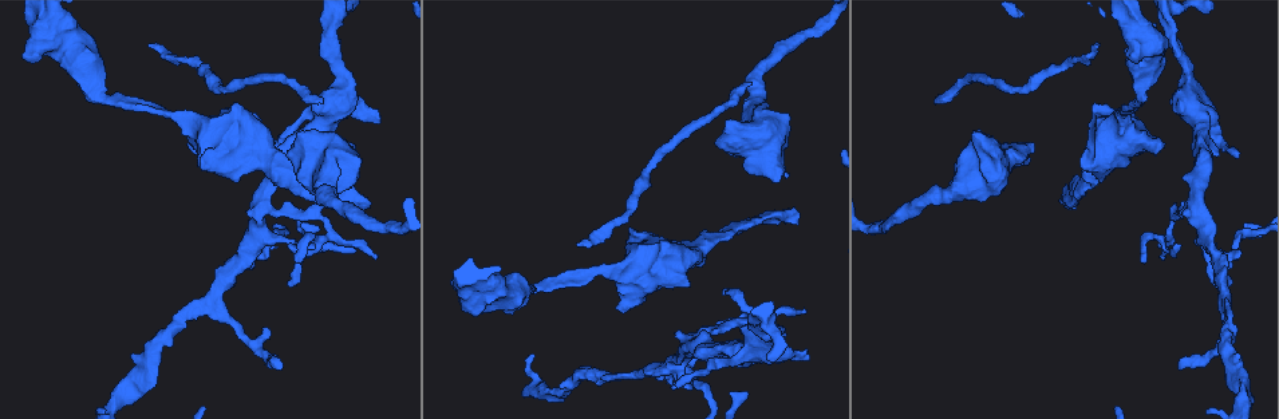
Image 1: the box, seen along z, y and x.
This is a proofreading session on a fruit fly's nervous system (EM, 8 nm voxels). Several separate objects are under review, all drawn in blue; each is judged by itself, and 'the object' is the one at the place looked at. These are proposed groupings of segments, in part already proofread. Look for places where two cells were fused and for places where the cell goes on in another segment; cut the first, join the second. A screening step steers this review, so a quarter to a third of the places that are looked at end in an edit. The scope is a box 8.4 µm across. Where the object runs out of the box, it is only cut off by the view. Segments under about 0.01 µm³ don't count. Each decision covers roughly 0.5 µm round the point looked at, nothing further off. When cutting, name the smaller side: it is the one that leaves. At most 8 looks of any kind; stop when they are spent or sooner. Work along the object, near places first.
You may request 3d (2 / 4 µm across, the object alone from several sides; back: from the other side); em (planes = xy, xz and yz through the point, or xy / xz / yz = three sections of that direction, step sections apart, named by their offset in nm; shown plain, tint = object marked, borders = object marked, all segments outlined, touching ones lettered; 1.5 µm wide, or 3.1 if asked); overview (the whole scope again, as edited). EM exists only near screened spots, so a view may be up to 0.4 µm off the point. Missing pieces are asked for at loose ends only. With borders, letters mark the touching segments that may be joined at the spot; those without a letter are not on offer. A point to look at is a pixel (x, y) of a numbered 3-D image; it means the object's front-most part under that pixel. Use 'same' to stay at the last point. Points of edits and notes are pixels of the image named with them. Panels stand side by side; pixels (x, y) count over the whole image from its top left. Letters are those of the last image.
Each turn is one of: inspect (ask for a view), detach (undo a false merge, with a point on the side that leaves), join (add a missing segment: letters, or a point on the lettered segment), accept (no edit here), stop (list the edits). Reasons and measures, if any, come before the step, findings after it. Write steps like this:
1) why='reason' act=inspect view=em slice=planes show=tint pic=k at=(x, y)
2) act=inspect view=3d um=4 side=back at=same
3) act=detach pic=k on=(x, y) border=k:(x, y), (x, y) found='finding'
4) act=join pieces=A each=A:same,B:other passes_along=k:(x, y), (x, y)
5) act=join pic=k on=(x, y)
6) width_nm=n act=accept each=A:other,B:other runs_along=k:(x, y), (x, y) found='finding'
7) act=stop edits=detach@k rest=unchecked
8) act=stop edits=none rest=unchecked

act=inspect view=3d um=2 pic=1 at=(616, 305)

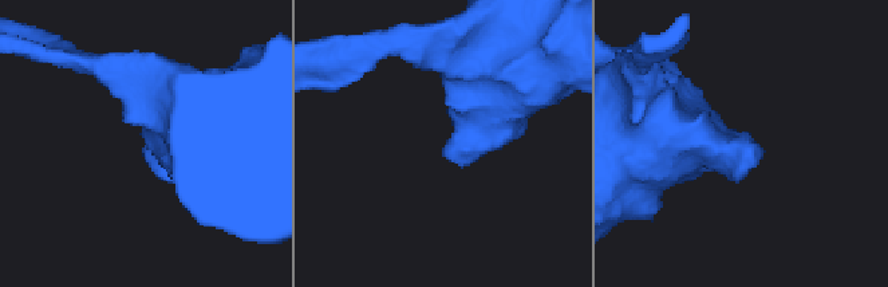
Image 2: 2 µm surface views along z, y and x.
act=inspect view=em slice=planes show=borders pic=2 at=(145, 159)

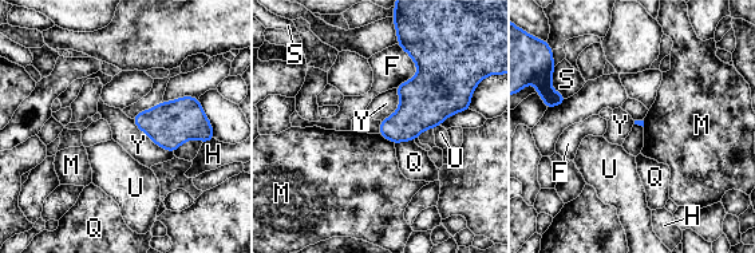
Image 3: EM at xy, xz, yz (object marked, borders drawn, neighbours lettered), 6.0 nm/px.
act=accept each=F:other,H:other,M:other,Q:other,S:other,U:other,Y:other border=3:(131, 119), (158, 146), (173, 154) found='none of them fits'

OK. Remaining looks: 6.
why='tapers out' act=inspect view=3d um=4 pic=1 at=(266, 327)

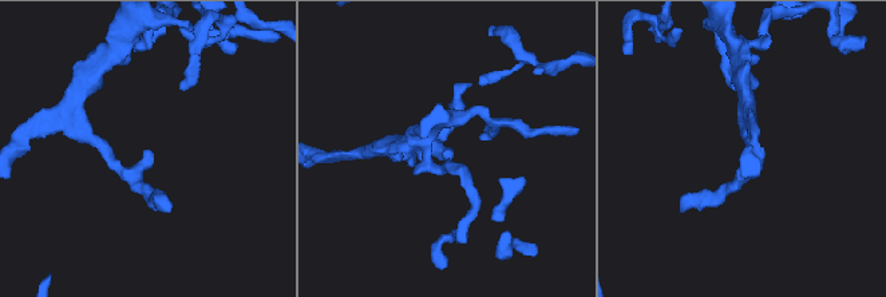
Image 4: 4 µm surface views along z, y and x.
arm_widths_nm=170,180 why='shape alone is not enough' act=inspect view=em slice=xy step=8 show=tint pic=4 at=(445, 156)

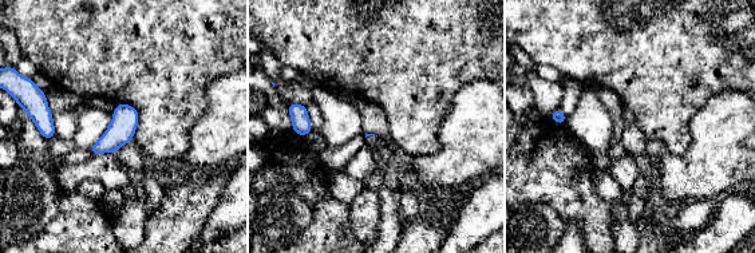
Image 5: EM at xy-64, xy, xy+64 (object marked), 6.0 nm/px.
act=inspect view=em slice=planes show=borders at=same

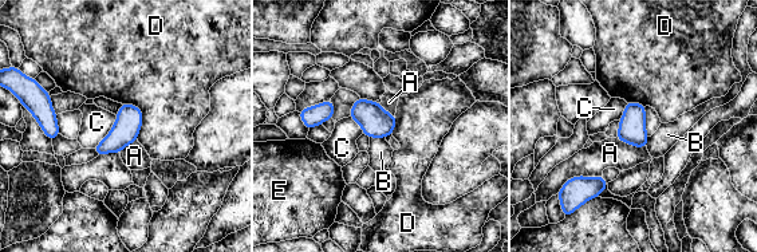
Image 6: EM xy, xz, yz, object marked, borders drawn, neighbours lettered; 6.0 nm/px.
width_nm=160 act=accept each=A:other,B:other,C:other,D:other,E:other border=6:(117, 115), (111, 129), (91, 148) found='no lettered segment goes on from it'

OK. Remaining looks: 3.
why='long arm stops here' act=inspect view=em slice=yz step=4 show=tint pic=1 at=(323, 101)

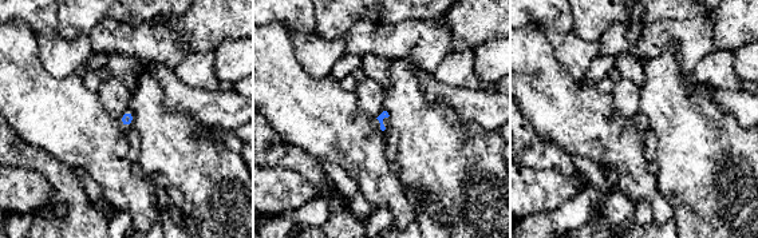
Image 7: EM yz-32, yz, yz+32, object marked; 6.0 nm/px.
why='cut it another way' act=inspect view=em slice=xz step=4 show=borders at=same

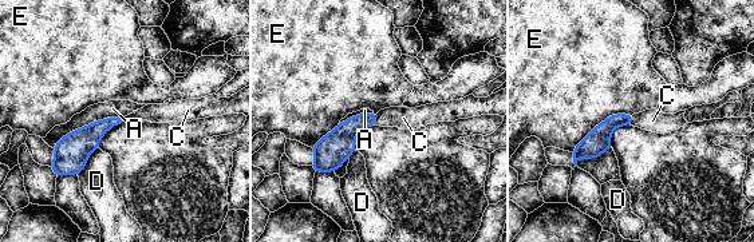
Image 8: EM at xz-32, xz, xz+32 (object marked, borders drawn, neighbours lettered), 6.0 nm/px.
longest_contact=A:440nm act=join pieces=C each=A:other,C:same,D:other,E:other passes_along=8:(342, 142), (376, 119), (403, 118) found='the cell continues'

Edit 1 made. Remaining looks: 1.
act=stop edits=join@8 rest=unchecked

